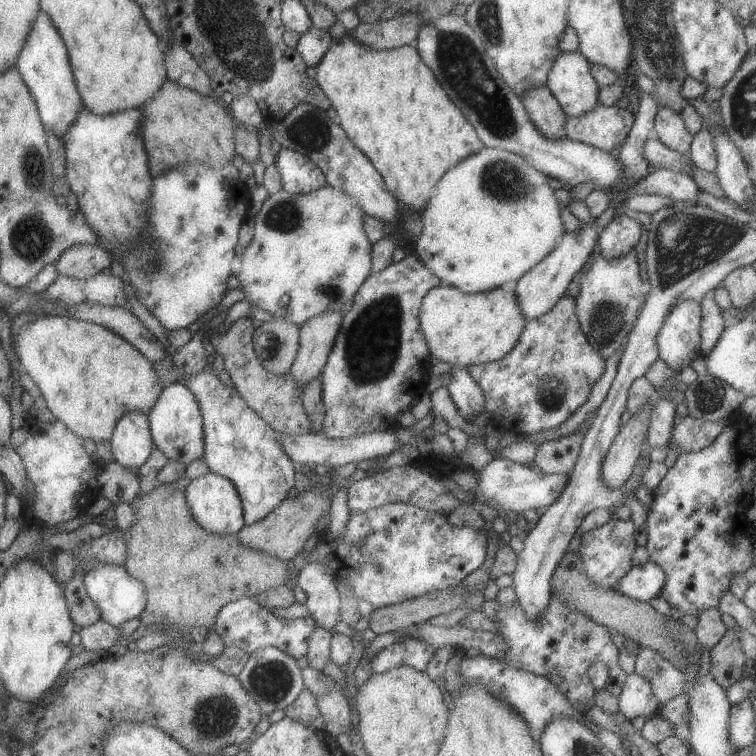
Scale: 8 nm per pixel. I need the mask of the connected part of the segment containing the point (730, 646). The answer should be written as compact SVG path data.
M728 629L724 638L710 649L711 675L722 688L728 689L744 676L747 658L735 629Z

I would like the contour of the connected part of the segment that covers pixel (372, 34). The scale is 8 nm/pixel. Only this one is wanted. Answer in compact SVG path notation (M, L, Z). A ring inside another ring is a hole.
M408 13L374 24L361 22L350 35L370 50L392 50L414 45L421 25L418 14Z

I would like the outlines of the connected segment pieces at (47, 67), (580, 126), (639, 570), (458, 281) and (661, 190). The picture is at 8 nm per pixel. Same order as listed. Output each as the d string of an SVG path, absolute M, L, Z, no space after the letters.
M42 9L18 56L17 67L36 101L44 128L62 138L68 132L70 124L78 118L78 112L84 110L84 106L74 80L66 44L50 16Z
M600 103L588 114L578 118L566 117L564 130L566 137L573 141L611 152L625 142L635 120L636 116L629 109Z
M648 561L643 565L633 565L628 574L618 580L616 590L628 598L649 603L660 594L664 582L664 569L655 562Z
M484 147L478 154L468 156L466 160L458 162L454 168L450 168L440 179L436 187L436 196L430 198L428 206L421 212L422 232L416 240L416 252L423 263L434 273L440 280L446 280L450 286L459 288L463 293L486 292L486 290L494 290L494 288L502 288L506 282L517 281L530 272L538 262L542 262L548 254L550 254L562 240L562 236L566 234L566 227L563 224L560 210L562 205L555 196L555 190L548 183L548 176L540 170L536 170L534 166L528 164L522 156L514 154L504 149Z
M655 169L632 186L634 194L656 194L668 197L672 202L689 202L696 204L701 189L698 188L692 175L674 172L668 169Z

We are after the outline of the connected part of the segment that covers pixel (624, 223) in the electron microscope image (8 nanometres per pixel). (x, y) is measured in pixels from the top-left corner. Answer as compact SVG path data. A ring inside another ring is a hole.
M619 214L604 228L599 237L601 253L604 258L622 258L635 250L644 226L633 214Z

